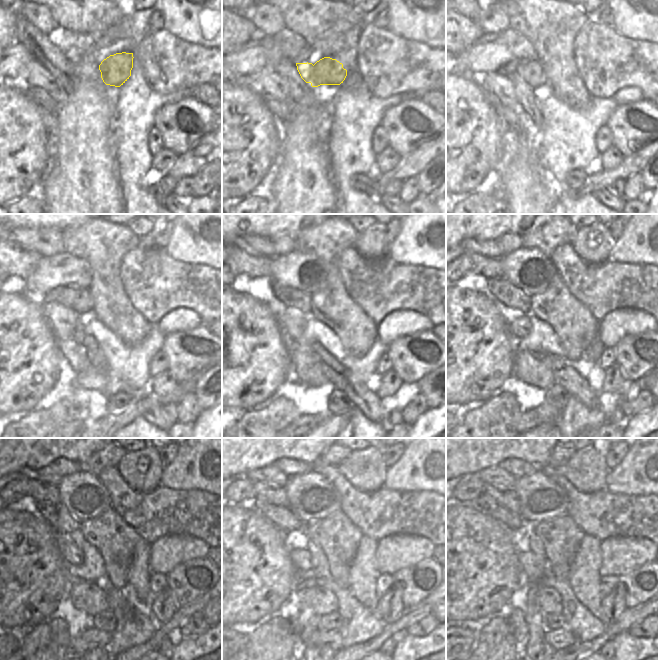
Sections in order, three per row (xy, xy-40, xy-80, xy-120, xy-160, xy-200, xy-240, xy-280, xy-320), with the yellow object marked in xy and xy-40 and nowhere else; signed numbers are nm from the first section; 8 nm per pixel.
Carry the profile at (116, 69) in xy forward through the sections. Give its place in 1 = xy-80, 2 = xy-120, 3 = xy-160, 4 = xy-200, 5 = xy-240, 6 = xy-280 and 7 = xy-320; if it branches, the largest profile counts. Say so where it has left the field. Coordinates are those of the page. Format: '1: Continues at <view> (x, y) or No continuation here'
1: Continues at xy-80 (531, 72)
2: Continues at xy-120 (79, 300)
3: Continues at xy-160 (290, 297)
4: Continues at xy-200 (500, 289)
5: Continues at xy-240 (57, 516)
6: Continues at xy-280 (283, 517)
7: Continues at xy-320 (488, 505).

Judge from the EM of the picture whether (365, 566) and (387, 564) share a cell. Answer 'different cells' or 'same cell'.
different cells

